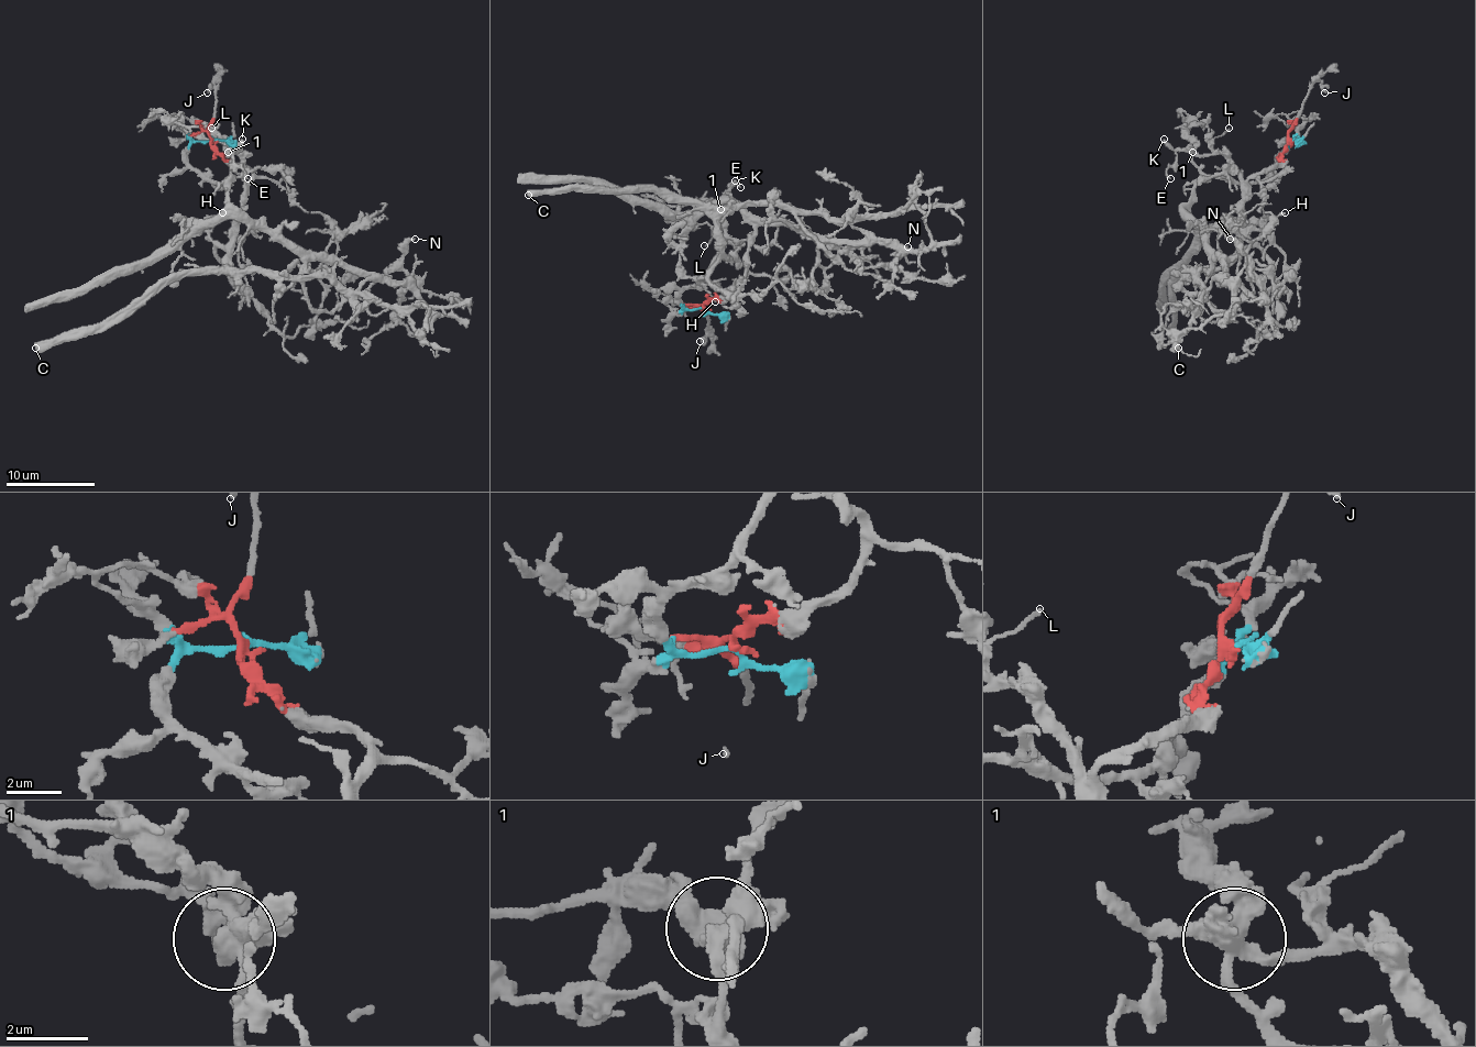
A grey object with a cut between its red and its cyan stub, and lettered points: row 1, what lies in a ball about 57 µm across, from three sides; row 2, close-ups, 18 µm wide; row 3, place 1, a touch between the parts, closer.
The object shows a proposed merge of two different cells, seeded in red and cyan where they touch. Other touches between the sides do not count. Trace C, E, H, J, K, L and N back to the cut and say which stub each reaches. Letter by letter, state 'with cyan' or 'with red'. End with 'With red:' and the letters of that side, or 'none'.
C: with red
E: with red
H: with red
J: with red
K: with red
L: with red
N: with red
With red: C, E, H, J, K, L, N

